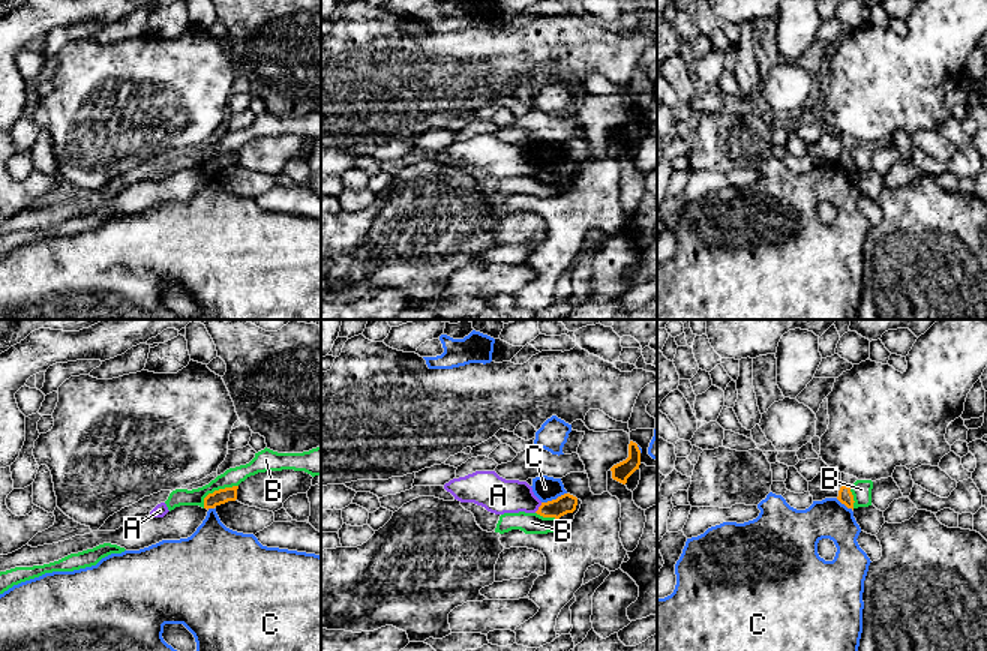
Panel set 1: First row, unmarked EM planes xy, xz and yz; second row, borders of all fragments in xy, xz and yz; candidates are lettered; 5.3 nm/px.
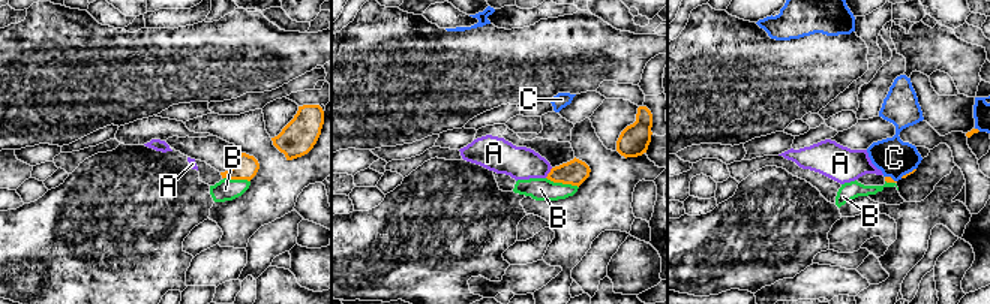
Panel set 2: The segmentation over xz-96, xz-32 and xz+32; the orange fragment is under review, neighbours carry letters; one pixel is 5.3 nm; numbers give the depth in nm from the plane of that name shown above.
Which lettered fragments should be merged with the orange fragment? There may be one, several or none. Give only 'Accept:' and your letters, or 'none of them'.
Accept: none of them

